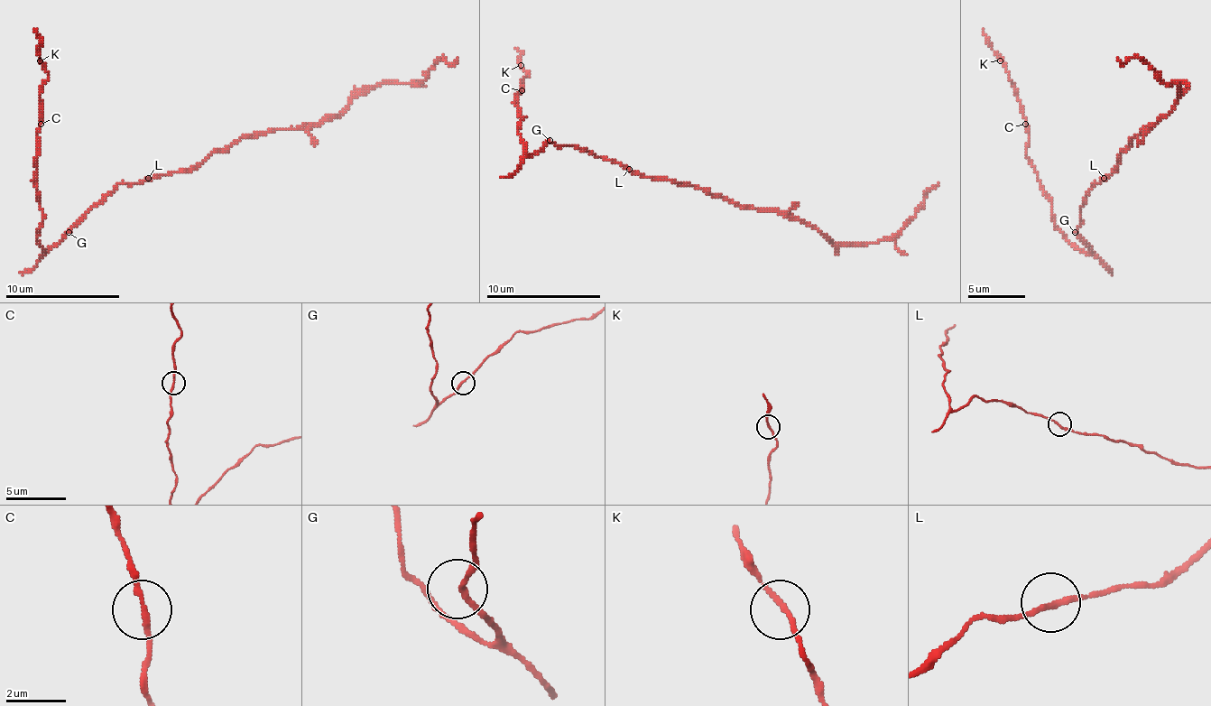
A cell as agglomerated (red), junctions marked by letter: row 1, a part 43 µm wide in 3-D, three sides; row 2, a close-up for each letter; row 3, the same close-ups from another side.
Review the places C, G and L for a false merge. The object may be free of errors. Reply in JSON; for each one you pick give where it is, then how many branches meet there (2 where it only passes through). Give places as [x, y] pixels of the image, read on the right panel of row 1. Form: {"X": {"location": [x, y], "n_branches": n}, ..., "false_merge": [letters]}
{"false_merge": []}

